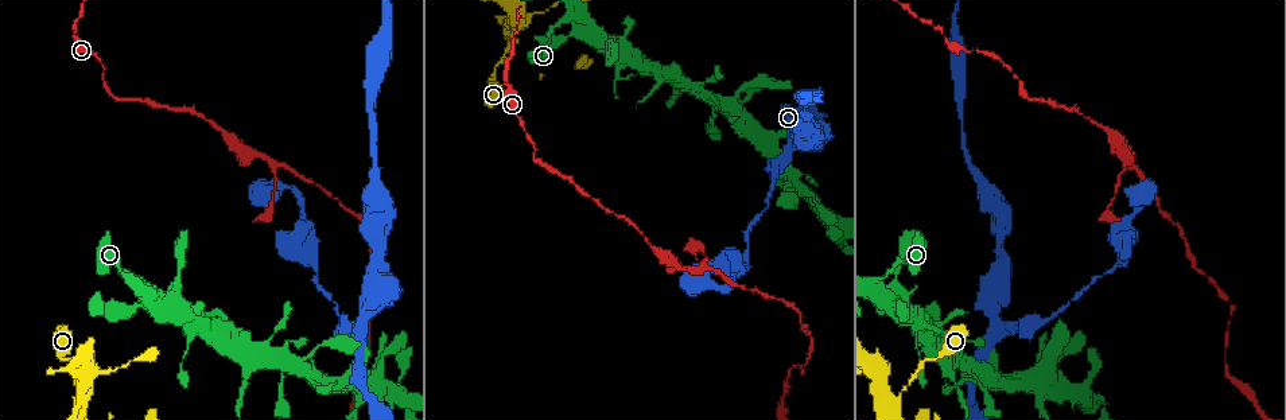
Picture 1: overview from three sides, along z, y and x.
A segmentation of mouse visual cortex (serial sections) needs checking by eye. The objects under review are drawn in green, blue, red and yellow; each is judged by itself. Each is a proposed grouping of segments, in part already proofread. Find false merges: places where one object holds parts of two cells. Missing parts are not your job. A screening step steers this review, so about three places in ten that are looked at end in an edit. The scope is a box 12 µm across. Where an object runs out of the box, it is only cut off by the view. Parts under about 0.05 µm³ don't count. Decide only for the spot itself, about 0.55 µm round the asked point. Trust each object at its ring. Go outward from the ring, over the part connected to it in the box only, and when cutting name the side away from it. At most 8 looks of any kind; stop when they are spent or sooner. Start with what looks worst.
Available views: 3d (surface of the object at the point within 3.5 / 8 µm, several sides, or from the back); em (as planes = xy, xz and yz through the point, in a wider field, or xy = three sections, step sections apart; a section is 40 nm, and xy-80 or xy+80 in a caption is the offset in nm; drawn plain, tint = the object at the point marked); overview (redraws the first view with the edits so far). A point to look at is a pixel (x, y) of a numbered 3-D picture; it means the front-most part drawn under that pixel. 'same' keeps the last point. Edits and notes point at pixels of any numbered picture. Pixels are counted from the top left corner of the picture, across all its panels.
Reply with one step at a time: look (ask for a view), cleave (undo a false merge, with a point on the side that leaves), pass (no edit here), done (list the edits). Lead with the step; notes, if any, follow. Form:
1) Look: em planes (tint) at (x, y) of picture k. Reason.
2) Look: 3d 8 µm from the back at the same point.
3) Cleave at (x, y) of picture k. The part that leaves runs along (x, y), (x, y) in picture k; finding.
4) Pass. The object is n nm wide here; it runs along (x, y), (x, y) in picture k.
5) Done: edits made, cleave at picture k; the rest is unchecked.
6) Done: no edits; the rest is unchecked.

Look: 3d 3.5 µm at (272, 164) of picture 1. Two arms in line, one across.

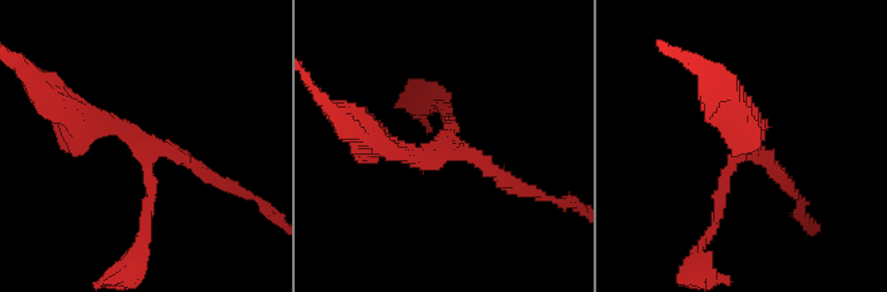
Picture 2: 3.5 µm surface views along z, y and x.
Look: em xy step 5 (tint) at (450, 152) of picture 2. 3 arms meet here; the arms are 150, 150, 250 nm wide; now the EM.

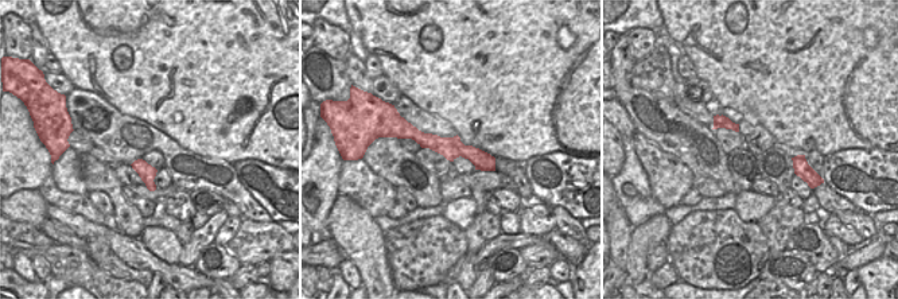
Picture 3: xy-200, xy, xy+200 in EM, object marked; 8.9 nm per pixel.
Pass. It runs along (397, 128), (469, 151), (492, 167) in picture 3; continuous, no second cell.

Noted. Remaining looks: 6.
Look: 3d 3.5 µm at (895, 401) of picture 1. Abrupt turn.

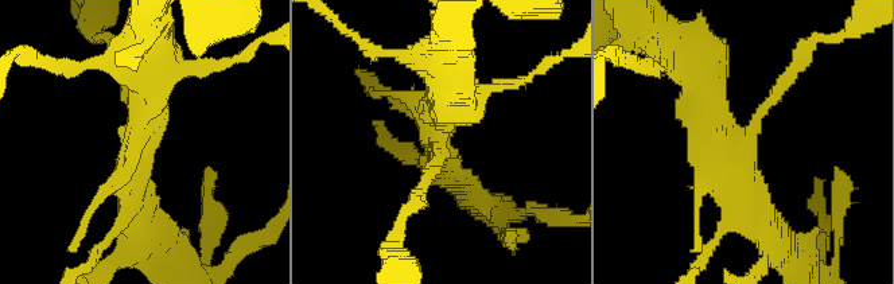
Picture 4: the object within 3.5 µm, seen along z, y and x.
Look: em xy step 3 (tint) at (745, 137) of picture 4. 4 arms meet here; the arms are 150, 250, 300, 400 nm wide.

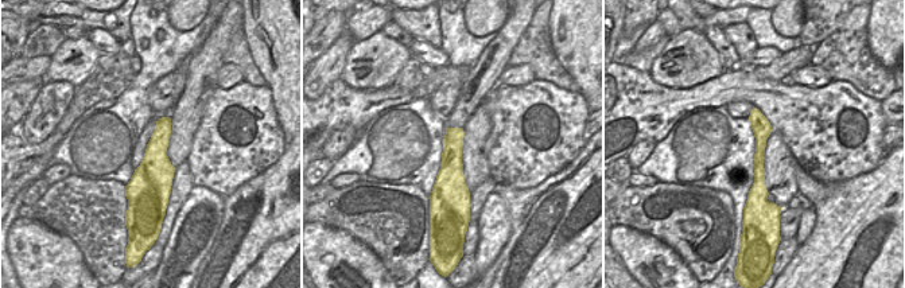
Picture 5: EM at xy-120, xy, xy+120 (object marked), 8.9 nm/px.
Pass. Continuous, no second cell.

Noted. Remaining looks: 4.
Look: 3d 8 µm at (338, 315) of picture 1. Thick turns thin.

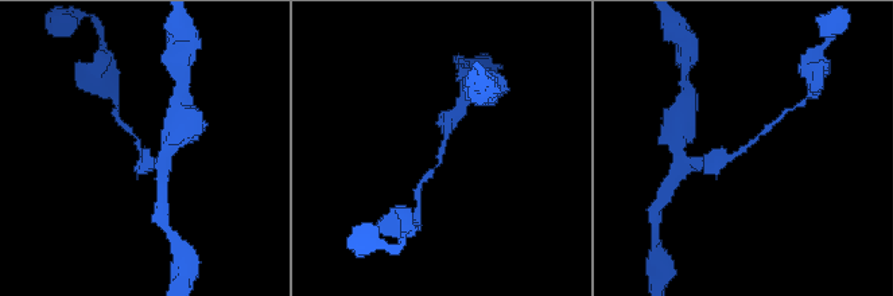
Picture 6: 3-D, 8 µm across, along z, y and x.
Look: 3d 3.5 µm at (738, 151) of picture 6. Zoom in.

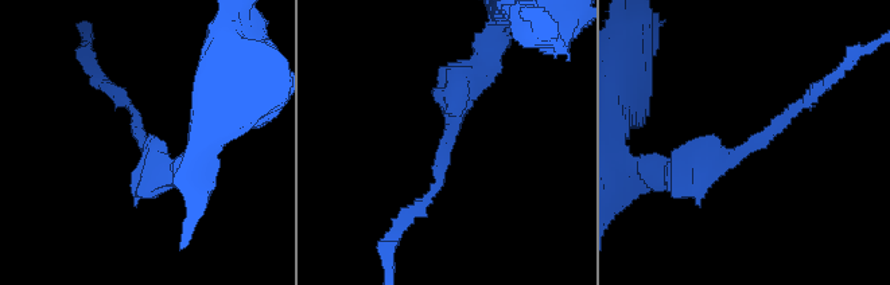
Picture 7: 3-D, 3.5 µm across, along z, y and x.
Look: em xy step 5 (tint) at (754, 148) of picture 7. The arms are 150, 400 nm wide.

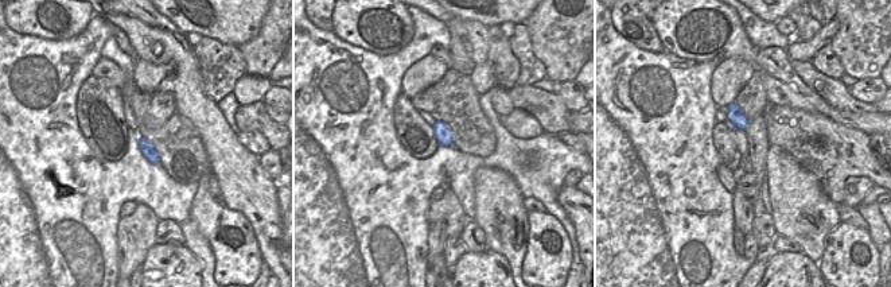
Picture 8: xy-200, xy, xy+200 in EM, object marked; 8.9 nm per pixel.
Pass. It runs along (676, 171), (725, 163), (813, 93) in picture 7; all the same cell.

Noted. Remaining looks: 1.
Done: no edits; the rest is unchecked.

